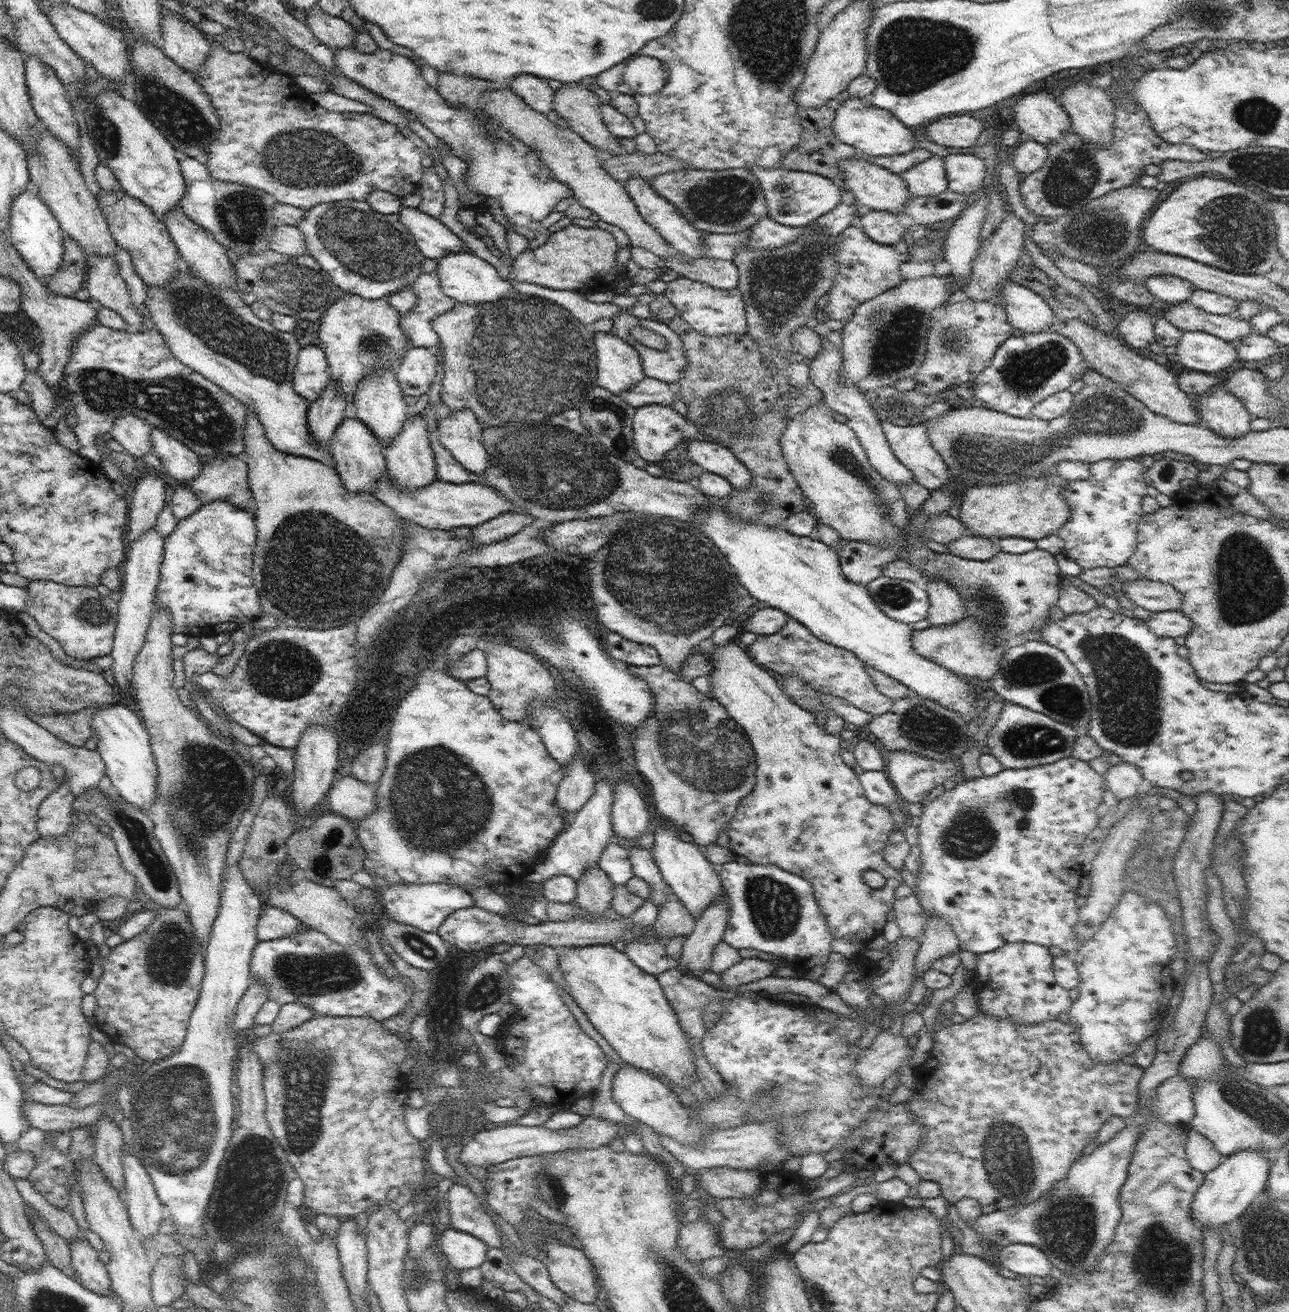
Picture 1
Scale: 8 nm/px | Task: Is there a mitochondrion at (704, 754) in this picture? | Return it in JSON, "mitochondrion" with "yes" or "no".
{"mitochondrion":"yes"}

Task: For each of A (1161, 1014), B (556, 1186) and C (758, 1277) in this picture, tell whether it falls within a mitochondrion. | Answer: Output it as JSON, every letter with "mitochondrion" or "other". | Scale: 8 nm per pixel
{"A":"other","B":"mitochondrion","C":"other"}

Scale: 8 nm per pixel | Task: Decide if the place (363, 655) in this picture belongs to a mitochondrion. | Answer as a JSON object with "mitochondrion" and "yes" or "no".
{"mitochondrion":"no"}

